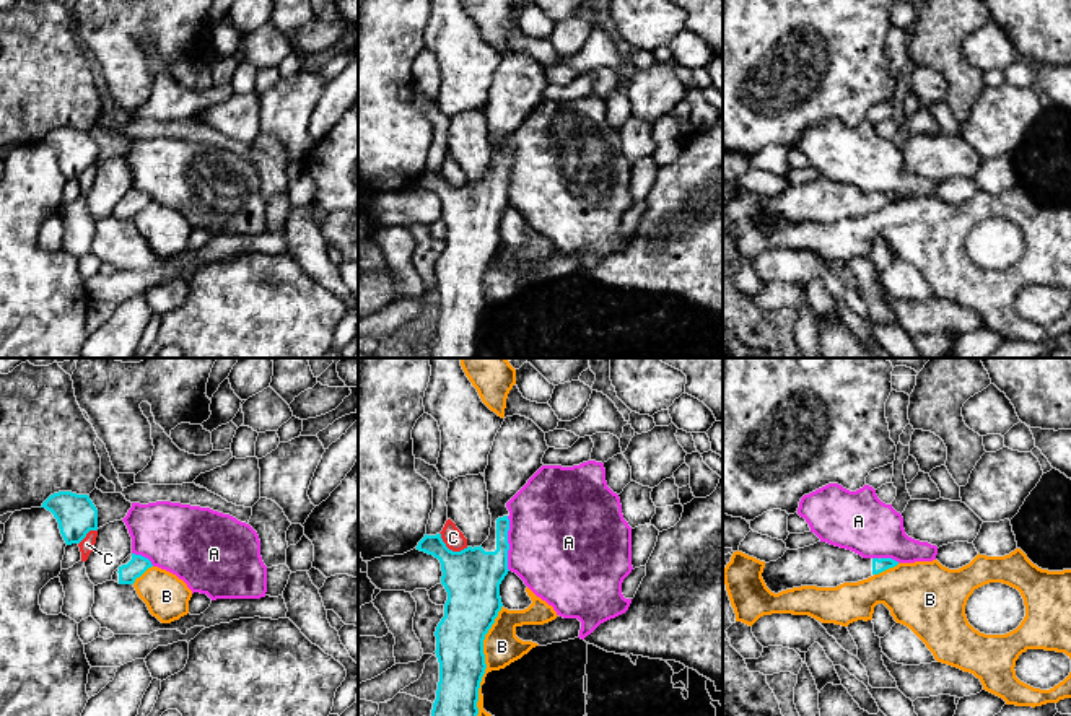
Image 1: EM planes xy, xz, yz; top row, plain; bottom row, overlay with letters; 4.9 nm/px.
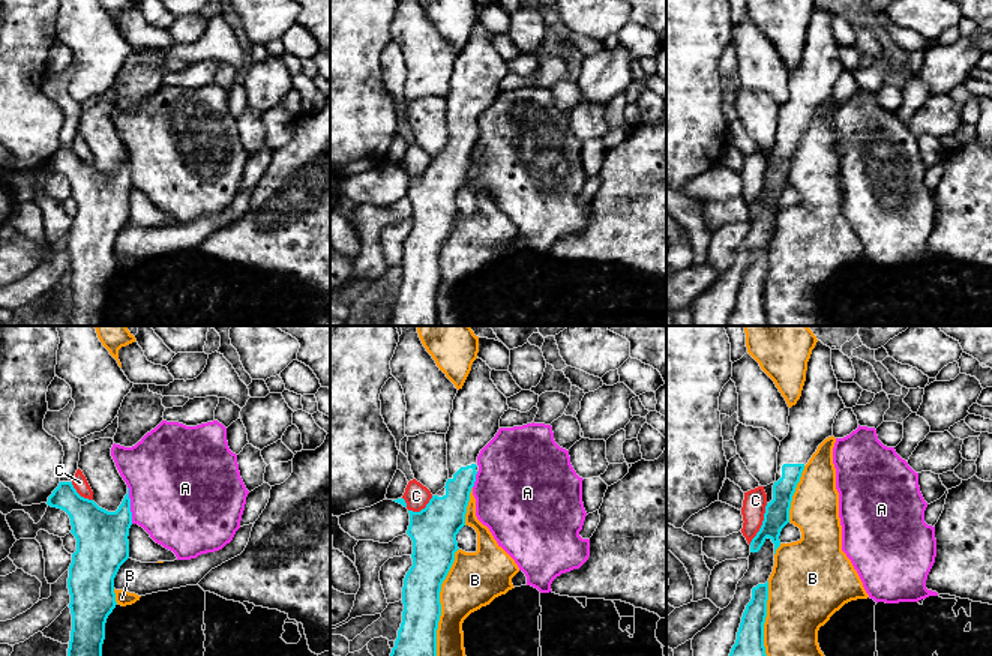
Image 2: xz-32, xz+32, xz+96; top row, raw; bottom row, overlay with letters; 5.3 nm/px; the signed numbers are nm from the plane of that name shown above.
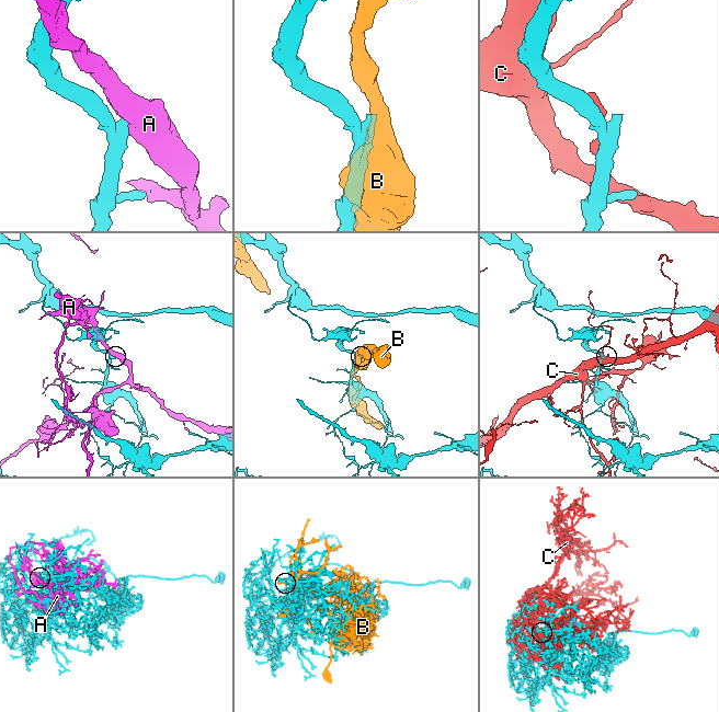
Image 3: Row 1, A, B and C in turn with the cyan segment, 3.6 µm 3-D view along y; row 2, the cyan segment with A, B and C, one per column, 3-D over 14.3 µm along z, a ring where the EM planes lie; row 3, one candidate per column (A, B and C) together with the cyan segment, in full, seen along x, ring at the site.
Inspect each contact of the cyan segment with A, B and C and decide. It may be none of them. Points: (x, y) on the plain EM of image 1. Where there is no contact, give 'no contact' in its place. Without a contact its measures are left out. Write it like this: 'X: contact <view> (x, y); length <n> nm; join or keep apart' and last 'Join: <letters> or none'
A: contact xz (508, 179); length 280 nm; keep apart
B: contact xz (485, 300); length 600 nm; keep apart
C: contact xz (451, 186); length 160 nm; keep apart
Join: none

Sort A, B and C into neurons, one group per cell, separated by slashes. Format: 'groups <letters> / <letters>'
groups A / B / C

